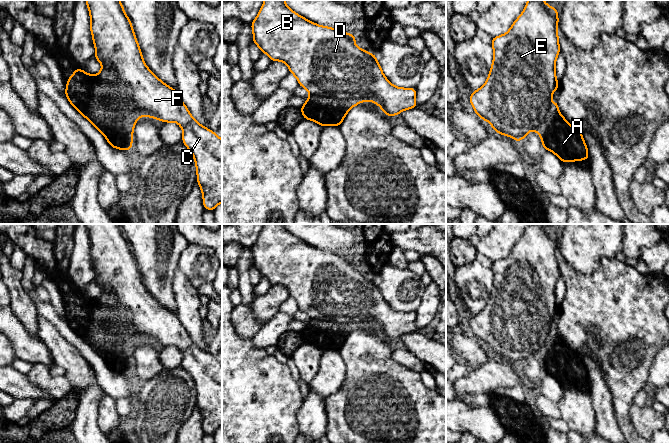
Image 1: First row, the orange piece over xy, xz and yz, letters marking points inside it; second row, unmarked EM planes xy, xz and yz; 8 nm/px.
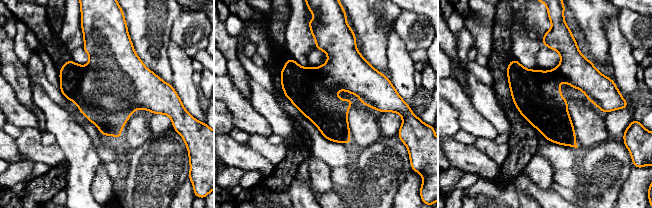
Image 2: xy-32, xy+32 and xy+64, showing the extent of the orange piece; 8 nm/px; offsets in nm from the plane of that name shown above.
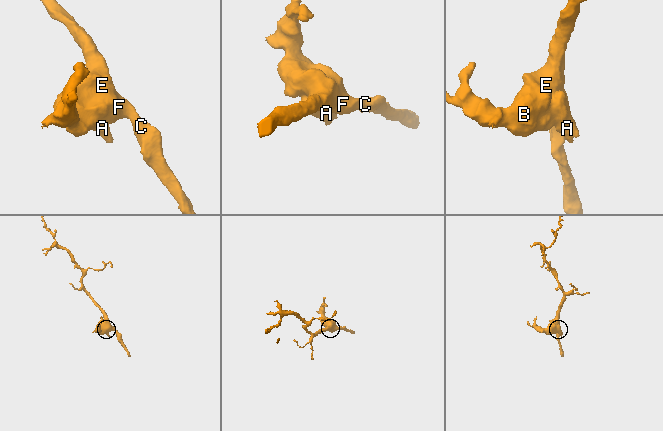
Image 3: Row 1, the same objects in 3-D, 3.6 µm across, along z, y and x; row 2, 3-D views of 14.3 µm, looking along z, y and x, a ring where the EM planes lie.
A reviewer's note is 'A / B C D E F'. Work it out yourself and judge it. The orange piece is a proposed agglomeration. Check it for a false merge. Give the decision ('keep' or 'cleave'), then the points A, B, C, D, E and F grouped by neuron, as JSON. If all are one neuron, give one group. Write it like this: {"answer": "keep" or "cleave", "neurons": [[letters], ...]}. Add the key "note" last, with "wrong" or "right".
{"answer": "cleave", "neurons": [["A"], ["B", "C", "D", "E", "F"]], "note": "right"}

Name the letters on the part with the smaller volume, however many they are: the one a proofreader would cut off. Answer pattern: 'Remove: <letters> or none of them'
Remove: A

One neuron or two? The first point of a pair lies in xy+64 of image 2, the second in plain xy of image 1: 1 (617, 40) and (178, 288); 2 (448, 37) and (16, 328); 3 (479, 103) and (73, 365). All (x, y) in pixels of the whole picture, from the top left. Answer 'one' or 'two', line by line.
1: one
2: two
3: one

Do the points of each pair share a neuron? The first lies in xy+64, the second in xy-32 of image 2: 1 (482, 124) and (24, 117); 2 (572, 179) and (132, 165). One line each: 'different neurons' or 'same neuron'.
1: same neuron
2: different neurons

